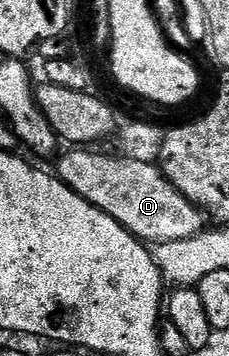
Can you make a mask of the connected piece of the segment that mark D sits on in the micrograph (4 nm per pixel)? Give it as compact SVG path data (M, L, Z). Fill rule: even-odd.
M70 149L67 155L62 153L57 156L56 174L80 197L84 197L84 201L108 213L108 217L124 225L124 229L147 244L180 241L204 230L208 219L202 208L188 201L184 193L168 181L157 162L145 163L117 157L101 155L98 149Z

